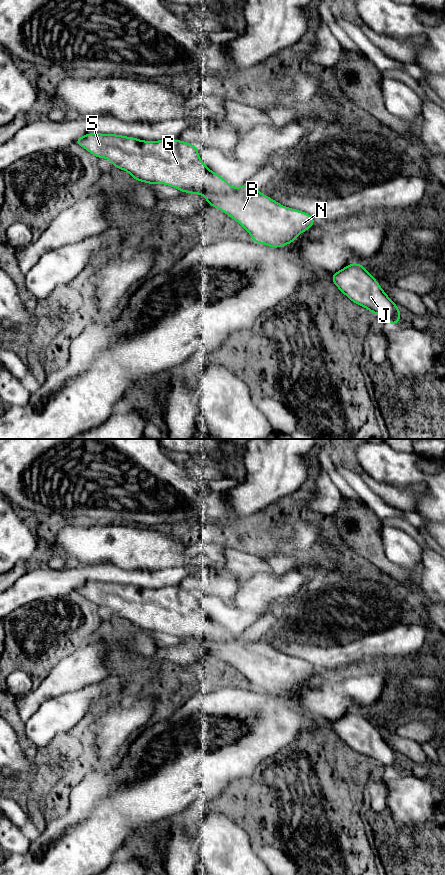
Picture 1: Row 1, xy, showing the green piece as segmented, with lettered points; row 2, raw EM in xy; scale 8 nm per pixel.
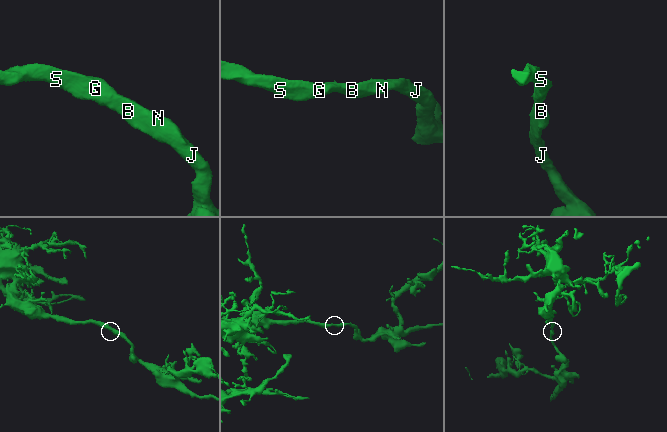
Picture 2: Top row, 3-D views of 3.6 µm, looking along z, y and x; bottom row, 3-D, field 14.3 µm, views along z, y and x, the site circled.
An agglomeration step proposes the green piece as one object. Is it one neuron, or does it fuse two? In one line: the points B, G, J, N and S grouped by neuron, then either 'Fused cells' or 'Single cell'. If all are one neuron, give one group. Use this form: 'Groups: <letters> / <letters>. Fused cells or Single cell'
Groups: B G J N S. Single cell

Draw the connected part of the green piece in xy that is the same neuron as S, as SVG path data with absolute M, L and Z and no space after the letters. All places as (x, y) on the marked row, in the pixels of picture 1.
M90 133L74 143L97 158L109 159L115 168L130 173L134 180L152 185L166 184L181 192L203 195L210 206L220 209L245 228L256 243L273 248L283 247L294 242L300 233L309 230L315 222L311 215L279 204L260 193L255 186L245 184L233 188L219 174L205 166L198 155L197 146L184 141L143 141L116 134Z

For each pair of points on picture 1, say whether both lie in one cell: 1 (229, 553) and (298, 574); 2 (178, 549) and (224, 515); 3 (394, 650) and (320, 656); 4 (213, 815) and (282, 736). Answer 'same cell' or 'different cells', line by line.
1: different cells
2: different cells
3: same cell
4: different cells

